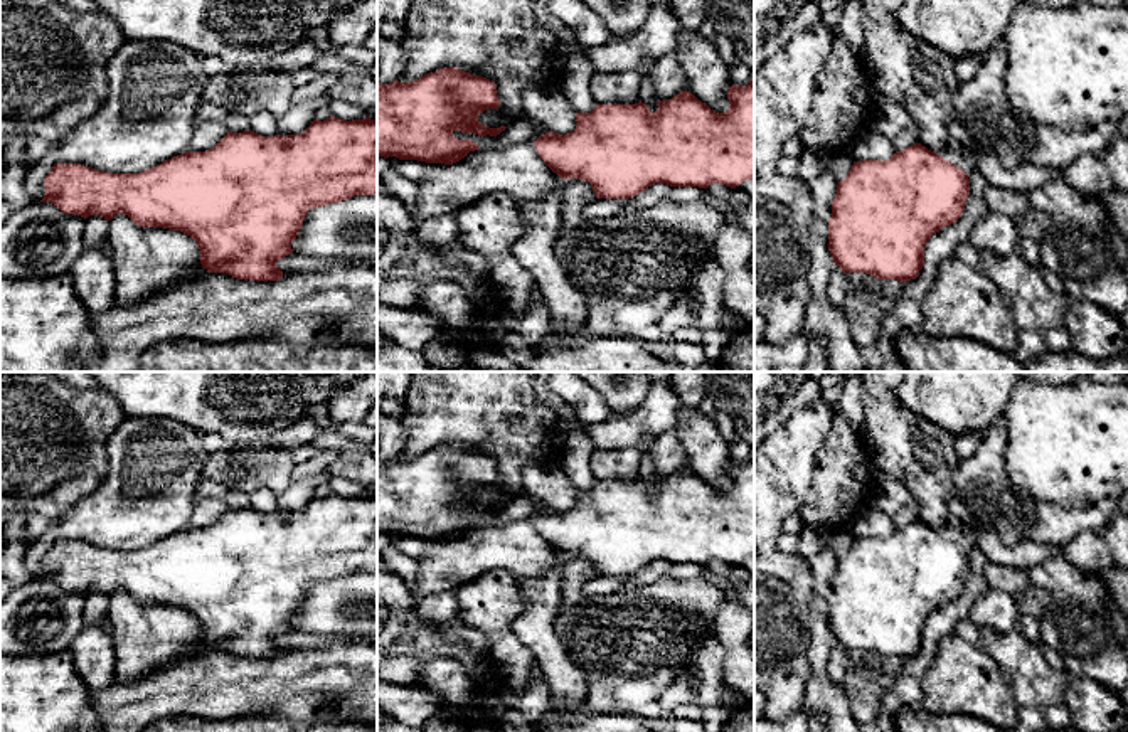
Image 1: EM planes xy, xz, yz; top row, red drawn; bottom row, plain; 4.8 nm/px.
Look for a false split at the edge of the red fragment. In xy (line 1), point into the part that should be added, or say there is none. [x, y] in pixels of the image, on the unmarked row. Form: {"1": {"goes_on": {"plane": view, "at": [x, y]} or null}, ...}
{"1": {"goes_on": null}}

